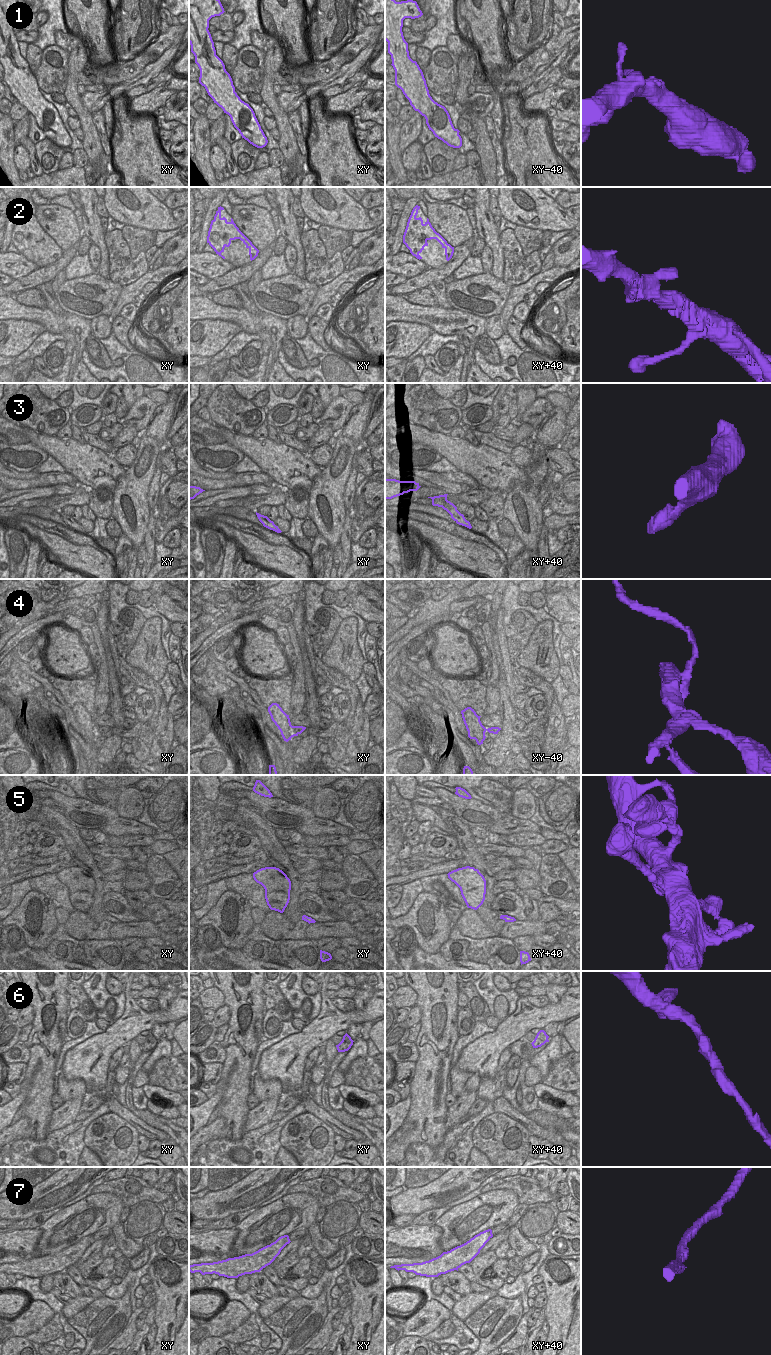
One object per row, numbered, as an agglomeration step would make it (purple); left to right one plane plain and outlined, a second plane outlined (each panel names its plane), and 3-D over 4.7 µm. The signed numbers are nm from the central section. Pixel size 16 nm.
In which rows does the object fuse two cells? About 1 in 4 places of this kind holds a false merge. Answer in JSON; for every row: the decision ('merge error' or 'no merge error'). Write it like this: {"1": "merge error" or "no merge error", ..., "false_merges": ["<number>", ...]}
{"1": "no merge error", "2": "no merge error", "3": "no merge error", "4": "merge error", "5": "no merge error", "6": "no merge error", "7": "no merge error", "false_merges": ["4"]}

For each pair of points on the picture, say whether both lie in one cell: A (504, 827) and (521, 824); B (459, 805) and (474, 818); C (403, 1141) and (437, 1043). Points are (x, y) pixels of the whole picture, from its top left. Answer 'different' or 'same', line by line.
A: same
B: same
C: same

